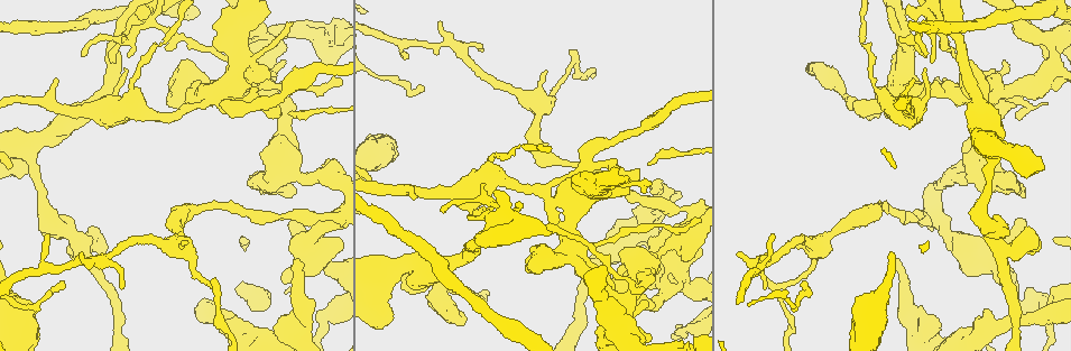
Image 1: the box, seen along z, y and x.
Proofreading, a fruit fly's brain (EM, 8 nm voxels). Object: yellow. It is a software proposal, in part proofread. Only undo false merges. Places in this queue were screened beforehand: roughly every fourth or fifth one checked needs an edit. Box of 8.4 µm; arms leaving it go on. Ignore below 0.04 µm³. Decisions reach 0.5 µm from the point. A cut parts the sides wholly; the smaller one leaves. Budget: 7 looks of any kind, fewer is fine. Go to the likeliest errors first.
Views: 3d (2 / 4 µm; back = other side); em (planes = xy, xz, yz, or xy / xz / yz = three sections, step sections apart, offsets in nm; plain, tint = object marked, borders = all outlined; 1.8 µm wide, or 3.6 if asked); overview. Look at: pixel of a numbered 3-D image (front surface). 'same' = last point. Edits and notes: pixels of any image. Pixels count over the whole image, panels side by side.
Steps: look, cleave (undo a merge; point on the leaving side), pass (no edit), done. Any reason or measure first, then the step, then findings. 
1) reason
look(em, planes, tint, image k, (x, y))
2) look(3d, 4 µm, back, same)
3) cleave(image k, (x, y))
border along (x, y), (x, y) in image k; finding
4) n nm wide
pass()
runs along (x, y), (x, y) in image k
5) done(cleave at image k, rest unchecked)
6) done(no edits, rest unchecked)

sharp bend
look(3d, 4 µm, image 1, (390, 277))

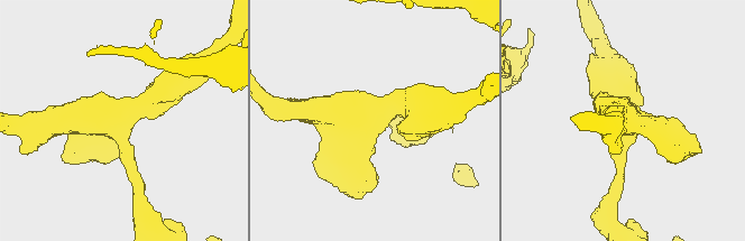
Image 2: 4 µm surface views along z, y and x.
shape alone is not enough
look(em, 3.6 µm, xy, step 8, tint, image 2, (371, 125))

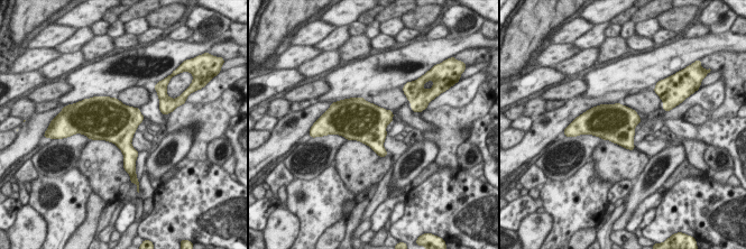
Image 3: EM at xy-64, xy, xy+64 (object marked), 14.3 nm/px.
look(em, 3.6 µm, planes, tint, same)

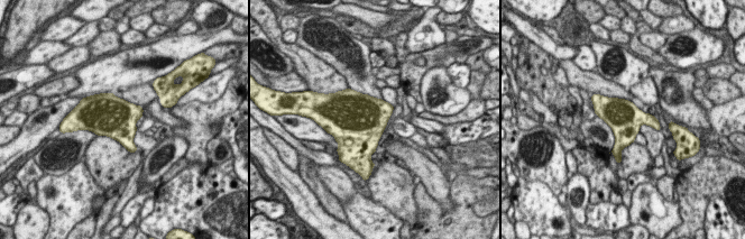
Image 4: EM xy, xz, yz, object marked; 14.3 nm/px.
pass()
all the same neuron

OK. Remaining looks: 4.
calibre changes
look(em, planes, plain, image 1, (228, 104))

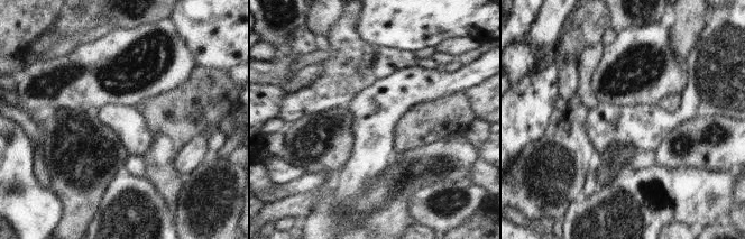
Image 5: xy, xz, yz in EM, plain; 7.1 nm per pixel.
look(em, planes, tint, same)

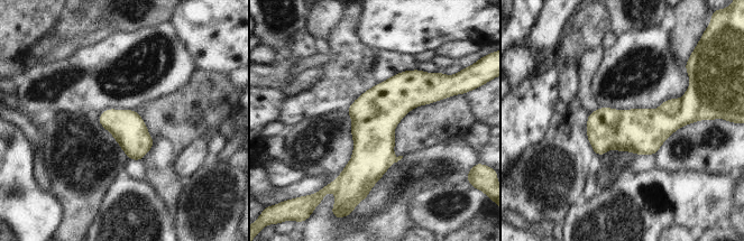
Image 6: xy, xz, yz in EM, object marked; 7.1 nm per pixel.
cleave(image 6, (671, 107))
border along (682, 99), (674, 114), (660, 108) in image 6; two neurons meet here

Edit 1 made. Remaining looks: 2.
sudden change in width
look(3d, 4 µm, image 1, (679, 332))

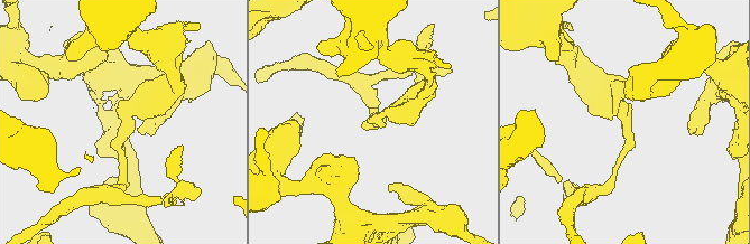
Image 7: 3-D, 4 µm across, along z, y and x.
look(em, 3.6 µm, planes, tint, image 7, (376, 118))

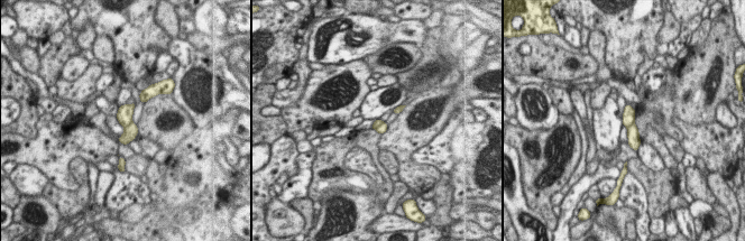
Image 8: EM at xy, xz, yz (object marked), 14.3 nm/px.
170 nm wide
cleave(image 8, (382, 129))
border along (384, 122), (375, 129) in image 8; two neurons meet here

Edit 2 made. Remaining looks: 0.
done(cleave at image 6, cleave at image 8, rest unchecked)

